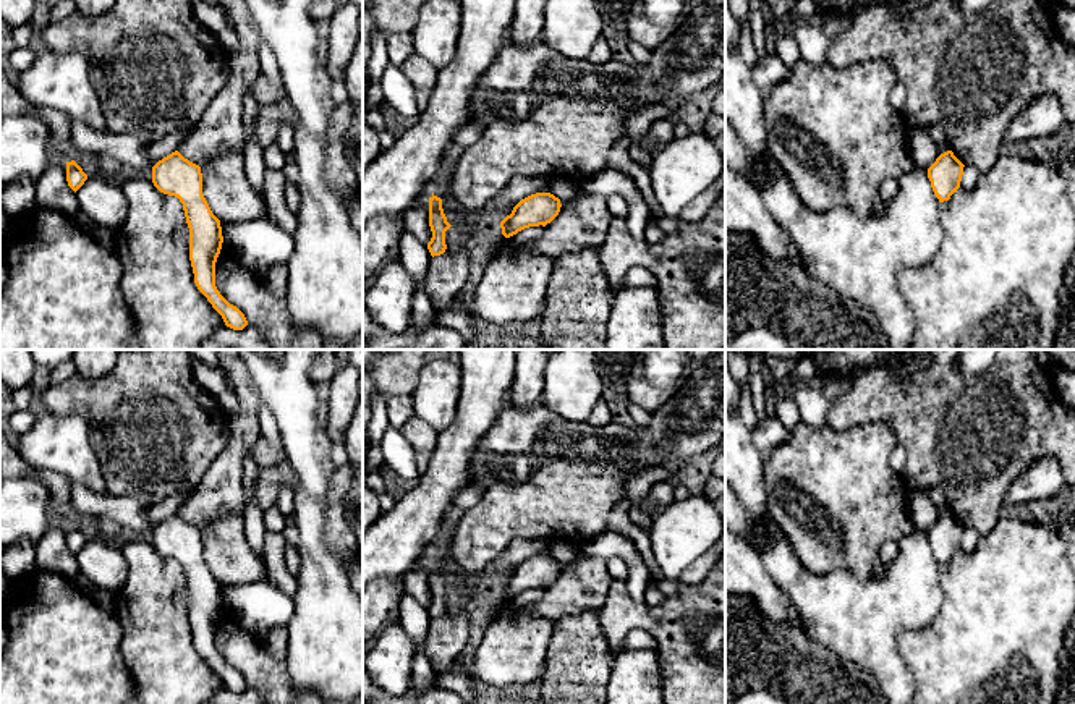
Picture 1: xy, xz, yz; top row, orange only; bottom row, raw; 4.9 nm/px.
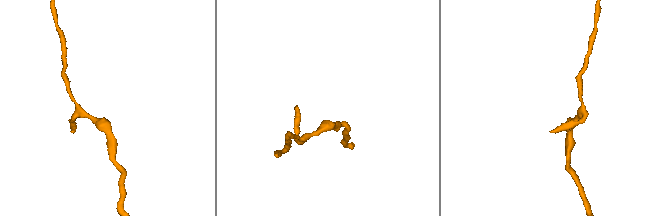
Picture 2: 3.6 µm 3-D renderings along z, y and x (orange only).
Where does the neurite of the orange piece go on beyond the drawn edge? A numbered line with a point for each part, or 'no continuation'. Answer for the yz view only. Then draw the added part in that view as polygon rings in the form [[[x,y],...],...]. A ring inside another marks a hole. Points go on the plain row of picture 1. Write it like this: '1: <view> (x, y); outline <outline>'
no continuation

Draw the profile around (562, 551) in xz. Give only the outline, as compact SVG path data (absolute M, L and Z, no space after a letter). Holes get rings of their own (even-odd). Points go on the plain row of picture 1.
M544 539L549 549L549 555L559 560L560 563L568 563L575 560L580 553L580 545L567 541L552 541Z

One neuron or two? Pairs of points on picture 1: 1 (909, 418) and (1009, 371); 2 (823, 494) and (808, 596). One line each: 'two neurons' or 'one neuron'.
1: one neuron
2: two neurons

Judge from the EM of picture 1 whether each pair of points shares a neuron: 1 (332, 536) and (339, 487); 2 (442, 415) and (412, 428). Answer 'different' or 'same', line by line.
1: same
2: different

